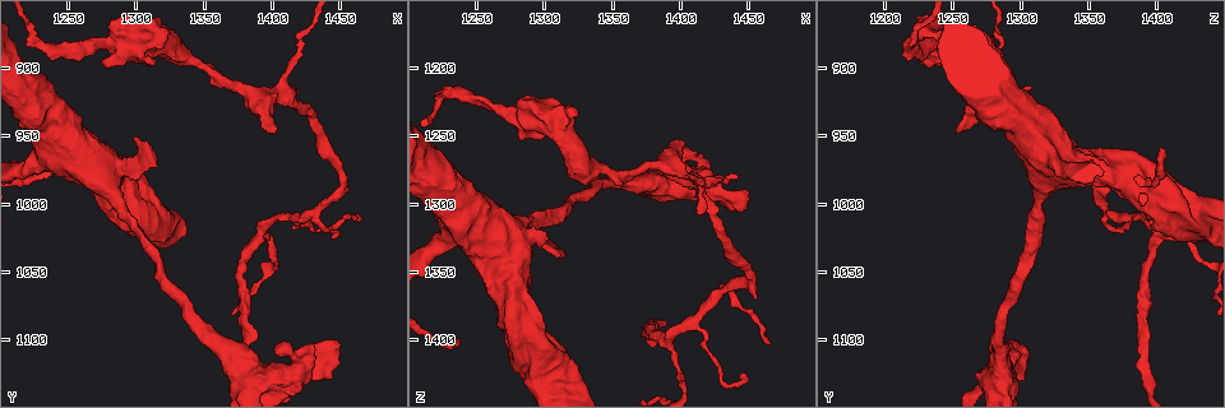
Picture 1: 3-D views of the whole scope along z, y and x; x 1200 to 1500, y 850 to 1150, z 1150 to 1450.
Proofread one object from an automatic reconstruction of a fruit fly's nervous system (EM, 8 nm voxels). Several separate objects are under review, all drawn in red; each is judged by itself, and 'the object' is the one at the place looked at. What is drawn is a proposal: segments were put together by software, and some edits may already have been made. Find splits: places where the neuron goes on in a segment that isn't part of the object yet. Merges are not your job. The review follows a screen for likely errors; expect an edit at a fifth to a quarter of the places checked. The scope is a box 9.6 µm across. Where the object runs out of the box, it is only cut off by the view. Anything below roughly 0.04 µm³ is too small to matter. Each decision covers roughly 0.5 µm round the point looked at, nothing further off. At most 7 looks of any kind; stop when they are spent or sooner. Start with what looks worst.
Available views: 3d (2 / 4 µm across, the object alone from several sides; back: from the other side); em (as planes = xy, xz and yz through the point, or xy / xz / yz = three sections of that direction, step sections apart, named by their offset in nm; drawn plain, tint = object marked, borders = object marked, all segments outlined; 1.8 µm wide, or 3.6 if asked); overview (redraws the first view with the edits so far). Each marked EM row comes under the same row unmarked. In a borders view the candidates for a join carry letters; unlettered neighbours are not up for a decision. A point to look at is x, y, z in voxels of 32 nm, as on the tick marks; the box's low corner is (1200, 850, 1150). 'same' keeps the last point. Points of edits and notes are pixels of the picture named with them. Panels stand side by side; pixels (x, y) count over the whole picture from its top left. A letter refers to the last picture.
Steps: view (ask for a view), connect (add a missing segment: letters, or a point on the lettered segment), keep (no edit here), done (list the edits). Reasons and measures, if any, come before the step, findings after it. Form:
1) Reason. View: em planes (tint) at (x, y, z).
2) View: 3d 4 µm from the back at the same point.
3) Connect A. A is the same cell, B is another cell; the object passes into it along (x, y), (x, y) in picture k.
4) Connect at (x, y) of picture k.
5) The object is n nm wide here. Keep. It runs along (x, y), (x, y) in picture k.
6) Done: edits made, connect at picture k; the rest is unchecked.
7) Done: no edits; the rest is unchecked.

View: em 3.6 µm planes (borders) at (1380, 1118, 1286).

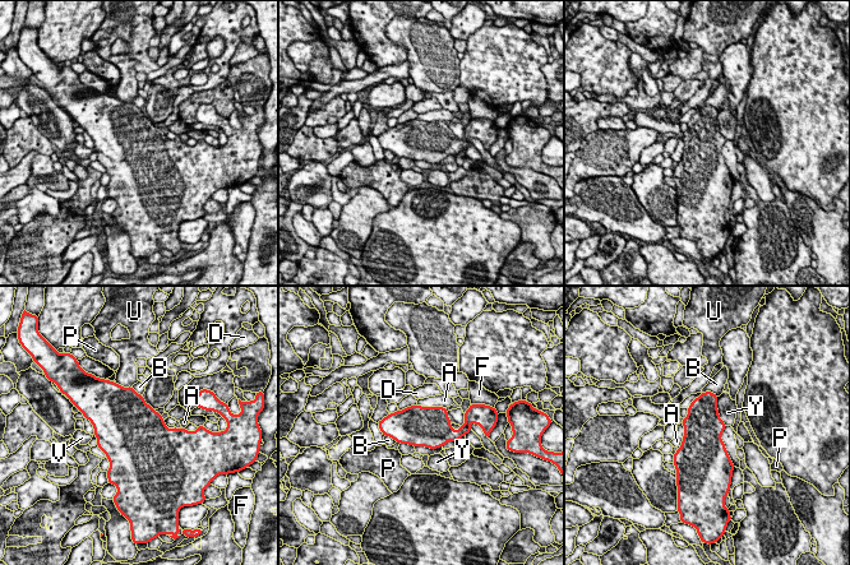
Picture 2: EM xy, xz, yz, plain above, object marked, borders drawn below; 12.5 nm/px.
Keep. A, B, D, F, P, U, V and Y are other cells; a border runs along (716, 397), (719, 417), (726, 425) in picture 2; no lettered segment goes on from it.

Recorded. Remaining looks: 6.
Abrupt turn. View: em planes (tint) at (1228, 882, 1218).

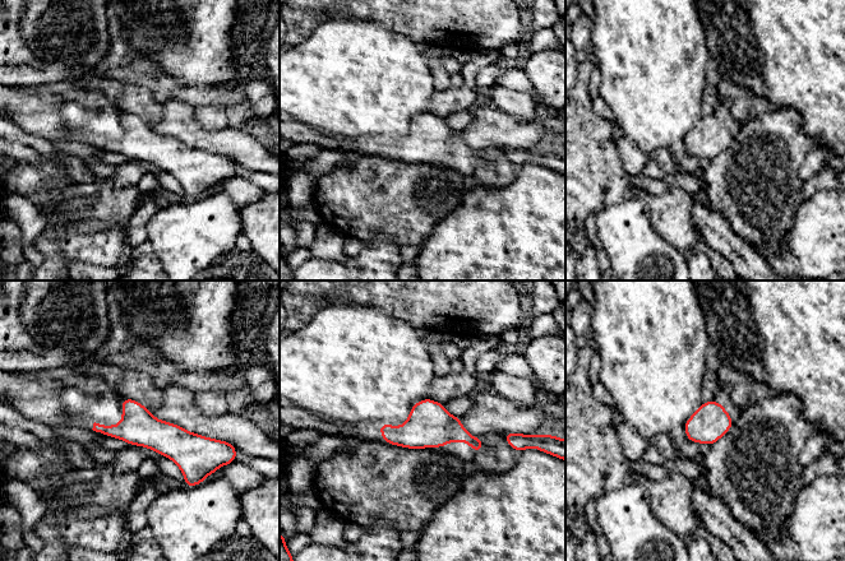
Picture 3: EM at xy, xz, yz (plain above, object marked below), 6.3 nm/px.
What lies round it. View: em planes (borders) at the same point.

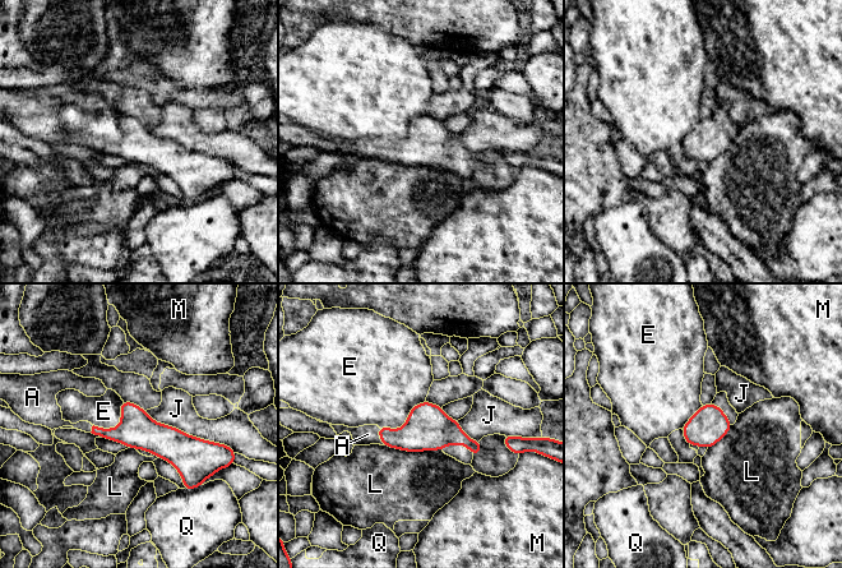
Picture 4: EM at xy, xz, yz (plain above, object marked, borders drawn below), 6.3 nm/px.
Connect A. A is the same cell, E, J, L, M and Q are other cells; the object passes into it along (419, 434), (379, 435), (368, 434) in picture 4; it goes on there.

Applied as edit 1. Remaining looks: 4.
Done: edits made, connect at picture 4; the rest is unchecked.

